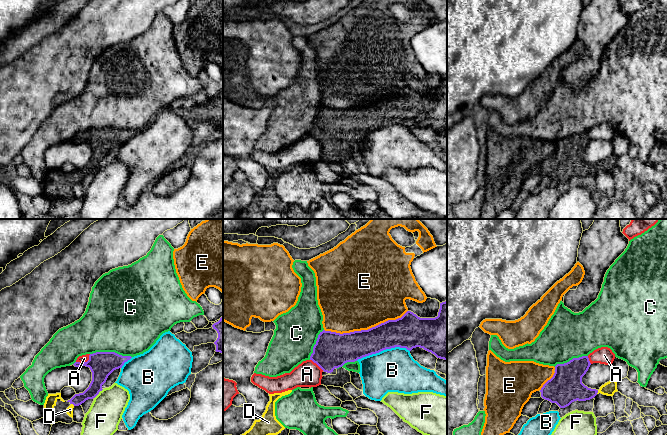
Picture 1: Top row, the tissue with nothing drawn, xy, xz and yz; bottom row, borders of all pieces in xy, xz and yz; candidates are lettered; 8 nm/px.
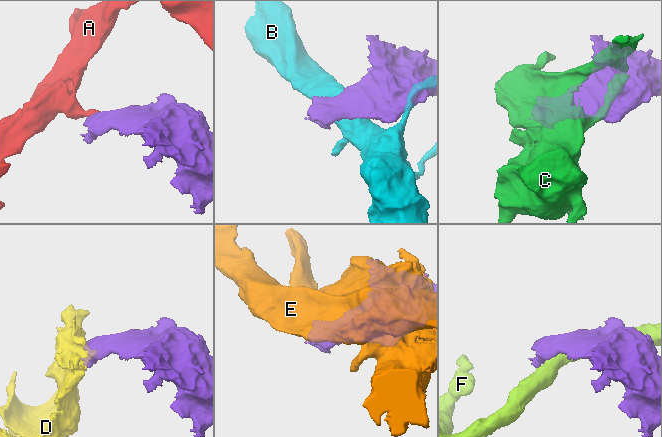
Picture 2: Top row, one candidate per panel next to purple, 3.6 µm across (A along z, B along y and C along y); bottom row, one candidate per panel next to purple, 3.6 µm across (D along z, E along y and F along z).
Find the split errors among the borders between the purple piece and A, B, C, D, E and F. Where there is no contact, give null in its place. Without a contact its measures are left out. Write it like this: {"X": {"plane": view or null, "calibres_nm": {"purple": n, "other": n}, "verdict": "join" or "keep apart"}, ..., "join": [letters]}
{"A": {"plane": "xy", "calibres_nm": {"purple": 200, "other": 60}, "verdict": "keep apart"}, "B": {"plane": "xz", "calibres_nm": {"purple": 260, "other": 360}, "verdict": "keep apart"}, "C": {"plane": "xy", "calibres_nm": {"purple": 200, "other": 500}, "verdict": "keep apart"}, "D": {"plane": "yz", "calibres_nm": {"purple": 260, "other": 110}, "verdict": "join"}, "E": {"plane": "xz", "calibres_nm": {"purple": 240, "other": 480}, "verdict": "keep apart"}, "F": {"plane": "xy", "calibres_nm": {"purple": 200, "other": 280}, "verdict": "keep apart"}, "join": ["D"]}

